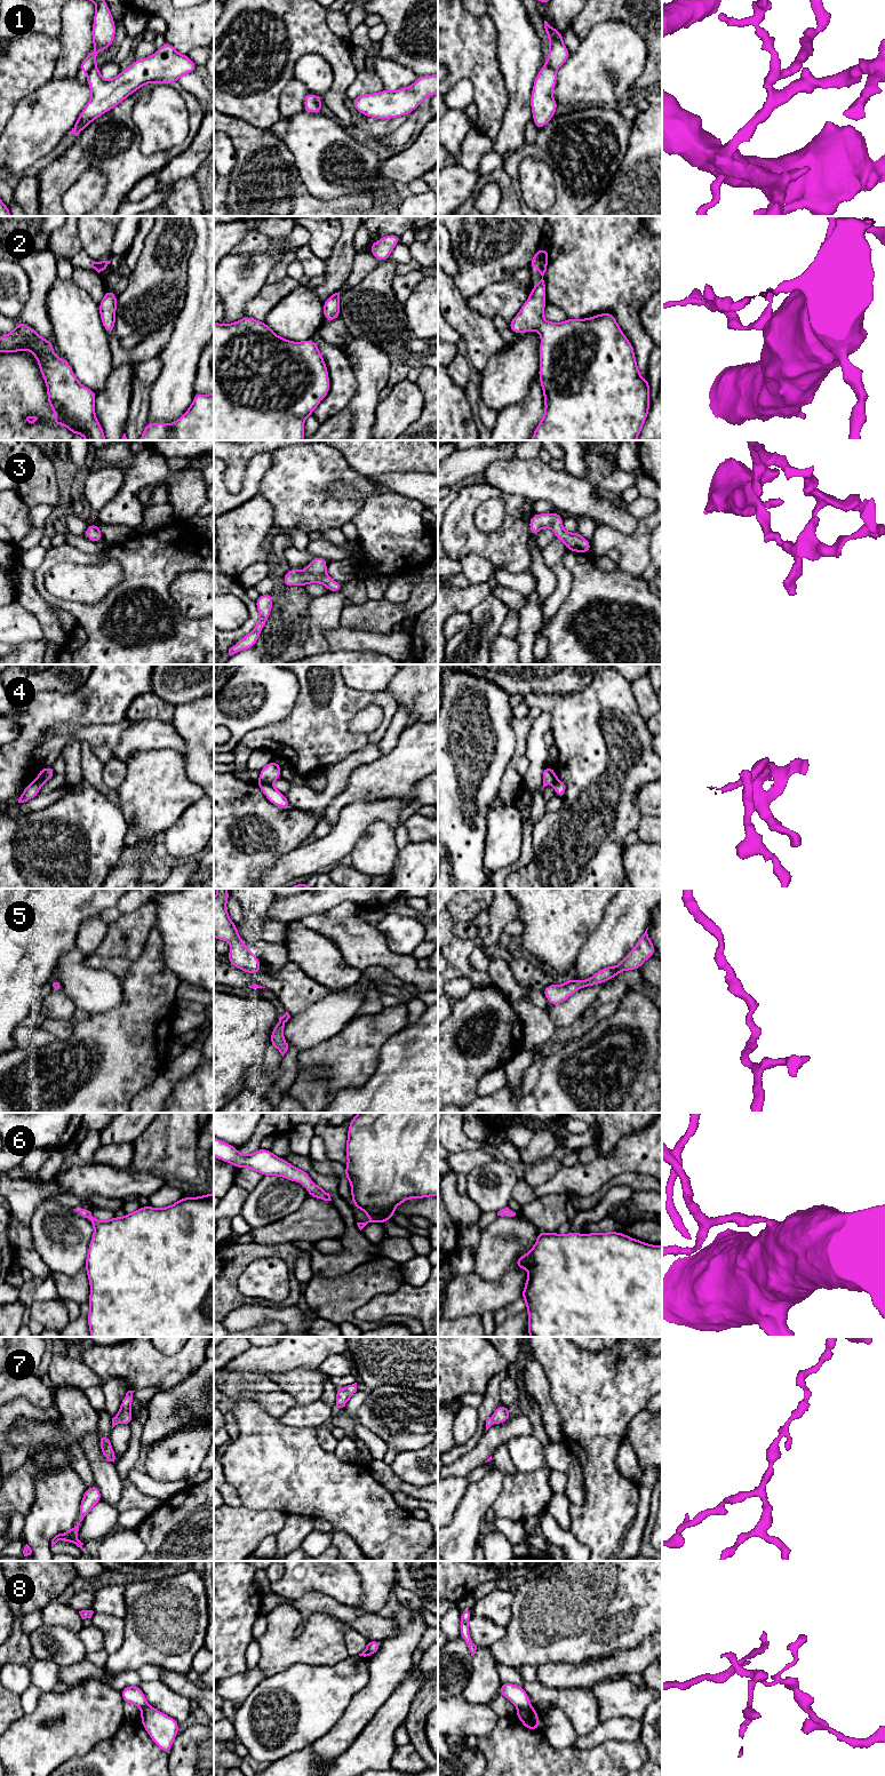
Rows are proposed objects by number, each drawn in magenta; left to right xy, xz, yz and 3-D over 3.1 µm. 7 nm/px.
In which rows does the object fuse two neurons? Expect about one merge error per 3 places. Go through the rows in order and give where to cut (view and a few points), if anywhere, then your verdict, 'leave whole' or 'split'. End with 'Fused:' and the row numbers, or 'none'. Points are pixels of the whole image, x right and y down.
1: cut yz (544, 65), (555, 71); split
2: cut none; leave whole
3: cut none; leave whole
4: cut xz (258, 780), (270, 785); split
5: cut none; leave whole
6: cut none; leave whole
7: cut none; leave whole
8: cut yz (531, 1706), (518, 1709); split
Fused: 1, 4, 8

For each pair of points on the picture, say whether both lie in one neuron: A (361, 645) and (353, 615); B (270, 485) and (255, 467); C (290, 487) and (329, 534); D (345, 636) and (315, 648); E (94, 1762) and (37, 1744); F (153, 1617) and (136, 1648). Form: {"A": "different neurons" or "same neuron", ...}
{"A": "different neurons", "B": "different neurons", "C": "different neurons", "D": "different neurons", "E": "different neurons", "F": "same neuron"}

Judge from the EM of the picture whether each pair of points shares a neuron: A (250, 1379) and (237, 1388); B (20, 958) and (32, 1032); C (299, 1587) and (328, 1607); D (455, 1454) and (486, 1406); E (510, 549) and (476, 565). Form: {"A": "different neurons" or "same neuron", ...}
{"A": "same neuron", "B": "different neurons", "C": "different neurons", "D": "same neuron", "E": "different neurons"}

